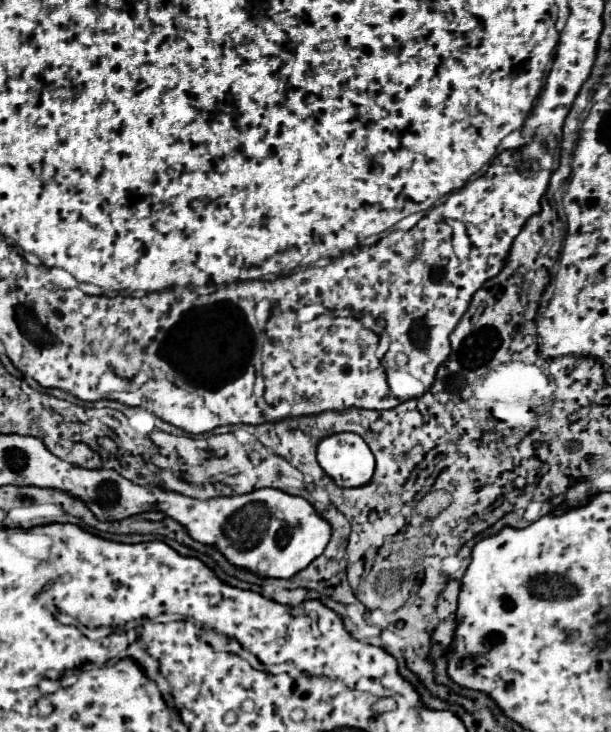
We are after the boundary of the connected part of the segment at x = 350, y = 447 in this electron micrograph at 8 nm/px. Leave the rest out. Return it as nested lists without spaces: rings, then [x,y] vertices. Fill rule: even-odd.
[[[341,432],[323,438],[317,446],[317,460],[341,488],[367,484],[375,470],[375,458],[369,446],[353,432]]]

